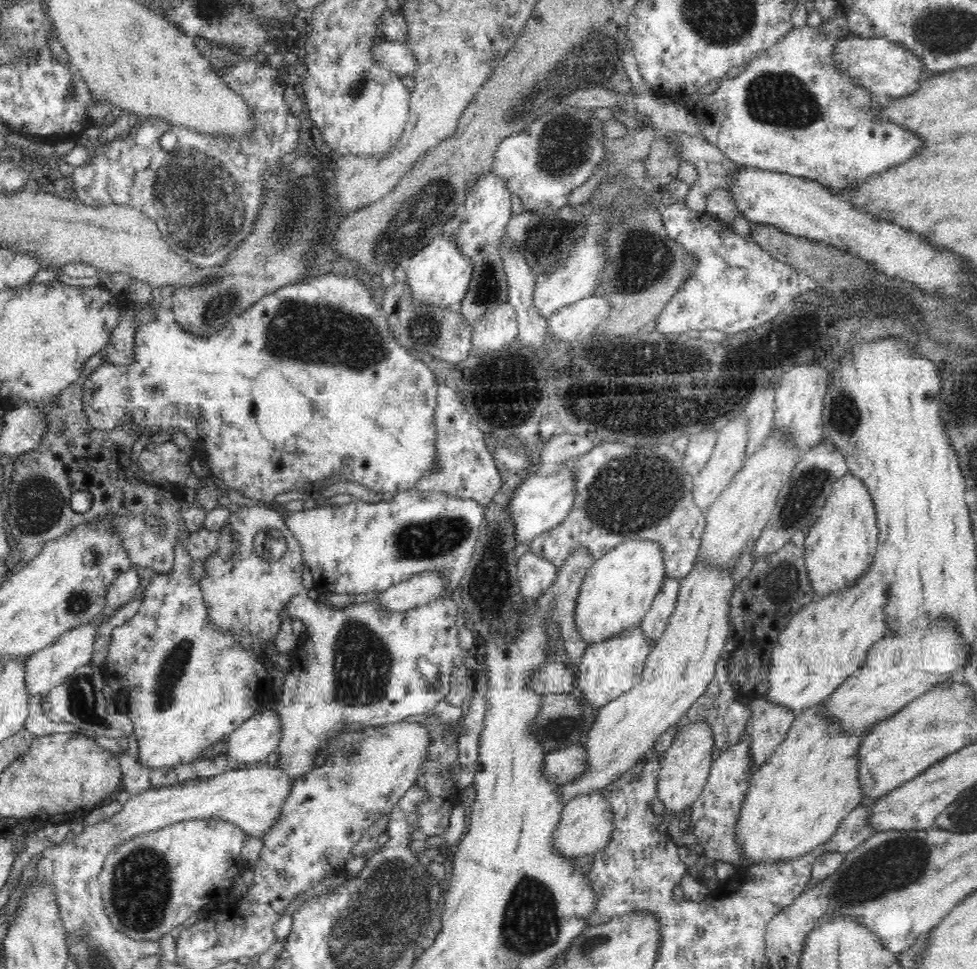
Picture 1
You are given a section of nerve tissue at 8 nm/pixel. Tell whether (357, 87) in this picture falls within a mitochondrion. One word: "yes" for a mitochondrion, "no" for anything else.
yes

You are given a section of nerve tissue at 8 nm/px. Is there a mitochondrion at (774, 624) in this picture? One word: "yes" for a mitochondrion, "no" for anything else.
no

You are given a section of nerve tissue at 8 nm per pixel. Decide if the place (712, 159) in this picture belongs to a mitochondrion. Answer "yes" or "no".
no

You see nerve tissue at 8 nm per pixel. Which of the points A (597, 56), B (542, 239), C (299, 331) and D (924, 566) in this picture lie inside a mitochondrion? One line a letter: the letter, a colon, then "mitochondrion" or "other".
A: mitochondrion
B: mitochondrion
C: mitochondrion
D: other

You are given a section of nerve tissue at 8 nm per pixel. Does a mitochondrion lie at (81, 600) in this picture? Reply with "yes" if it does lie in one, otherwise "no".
yes

